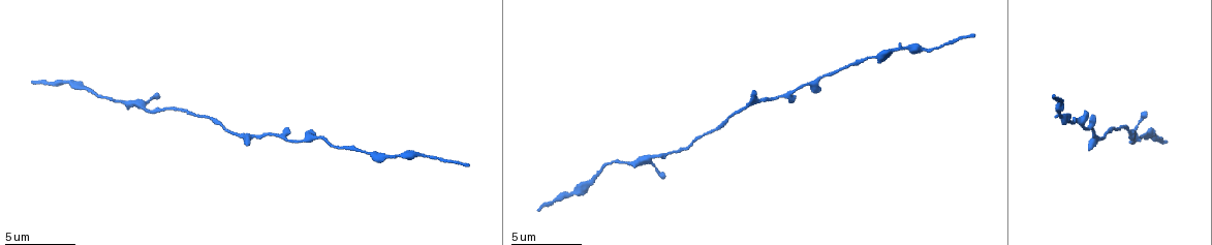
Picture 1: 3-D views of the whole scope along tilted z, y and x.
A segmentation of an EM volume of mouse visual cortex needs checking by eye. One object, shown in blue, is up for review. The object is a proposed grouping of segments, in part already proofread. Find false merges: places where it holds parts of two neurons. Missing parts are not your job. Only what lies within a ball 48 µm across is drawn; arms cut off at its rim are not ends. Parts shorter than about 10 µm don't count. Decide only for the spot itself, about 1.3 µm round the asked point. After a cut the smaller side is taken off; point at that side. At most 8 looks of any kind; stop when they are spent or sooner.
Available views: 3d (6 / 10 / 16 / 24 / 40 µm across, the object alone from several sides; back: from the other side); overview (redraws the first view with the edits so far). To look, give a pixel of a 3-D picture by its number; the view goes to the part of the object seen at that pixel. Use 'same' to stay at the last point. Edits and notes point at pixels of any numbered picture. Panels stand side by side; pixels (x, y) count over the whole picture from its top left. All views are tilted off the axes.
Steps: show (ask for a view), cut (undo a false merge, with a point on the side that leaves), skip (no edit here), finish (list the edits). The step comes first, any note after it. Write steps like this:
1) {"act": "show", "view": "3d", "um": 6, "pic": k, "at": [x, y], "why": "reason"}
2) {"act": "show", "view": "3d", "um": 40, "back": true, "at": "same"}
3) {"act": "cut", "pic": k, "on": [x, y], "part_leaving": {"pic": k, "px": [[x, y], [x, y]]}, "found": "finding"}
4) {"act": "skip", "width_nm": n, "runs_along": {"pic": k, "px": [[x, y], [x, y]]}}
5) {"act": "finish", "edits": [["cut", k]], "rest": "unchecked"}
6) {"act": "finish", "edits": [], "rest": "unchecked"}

{"act": "show", "view": "3d", "um": 16, "pic": 1, "at": [120, 102], "why": "thick turns thin"}

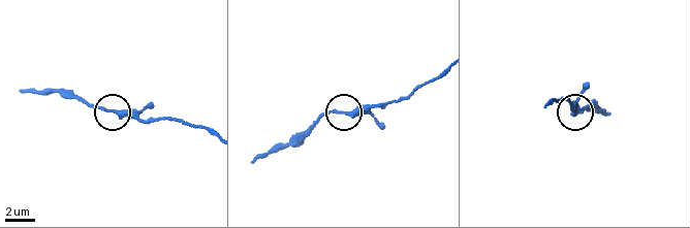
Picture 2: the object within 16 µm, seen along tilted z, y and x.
{"act": "show", "view": "3d", "um": 6, "pic": 2, "at": [110, 109]}

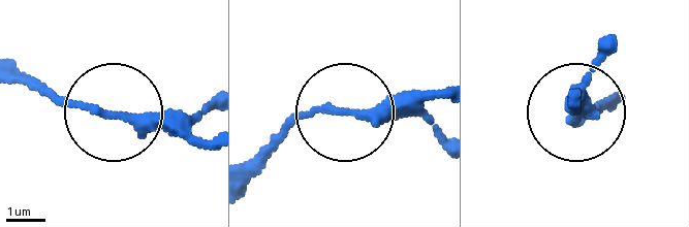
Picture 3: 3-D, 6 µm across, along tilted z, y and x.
{"act": "skip", "width_nm": 250, "runs_along": {"pic": 3, "px": [[440, 90], [300, 110], [262, 144]]}, "found": "all the same neuron"}

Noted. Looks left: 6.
{"act": "show", "view": "3d", "um": 10, "pic": 1, "at": [1099, 139]}

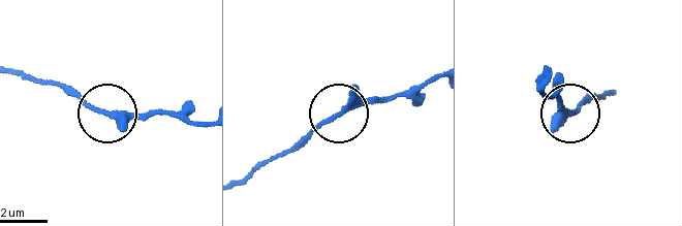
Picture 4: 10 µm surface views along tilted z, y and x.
{"act": "skip", "runs_along": {"pic": 4, "px": [[113, 112], [121, 118], [185, 111]]}, "found": "continuous, no second neuron"}

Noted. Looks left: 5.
{"act": "show", "view": "3d", "um": 16, "pic": 1, "at": [360, 151], "why": "sudden change in width"}

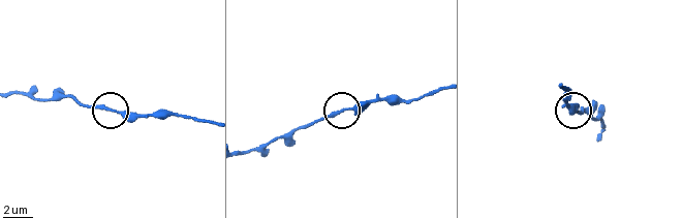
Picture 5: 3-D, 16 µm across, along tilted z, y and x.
{"act": "show", "view": "3d", "um": 6, "pic": 5, "at": [112, 108]}

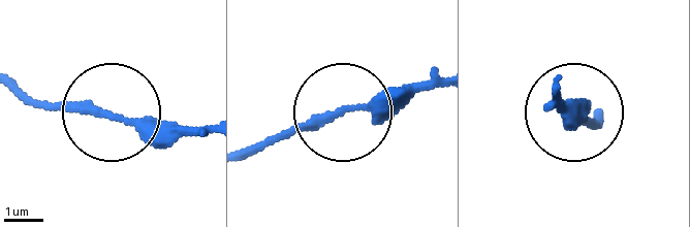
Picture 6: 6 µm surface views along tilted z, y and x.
{"act": "skip", "found": "one neuron here"}

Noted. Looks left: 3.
{"act": "show", "view": "3d", "um": 10, "pic": 1, "at": [294, 142], "why": "a narrow waist"}

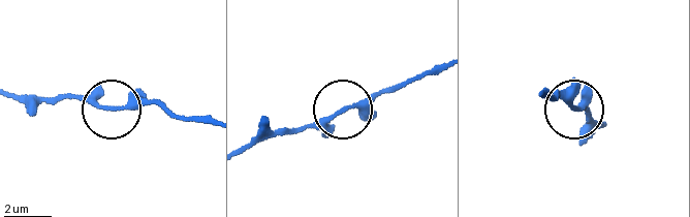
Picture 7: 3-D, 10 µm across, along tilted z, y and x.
{"act": "skip", "runs_along": {"pic": 7, "px": [[596, 121], [554, 89]]}, "found": "one neuron here"}

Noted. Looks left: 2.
{"act": "finish", "edits": [], "rest": "unchecked"}

